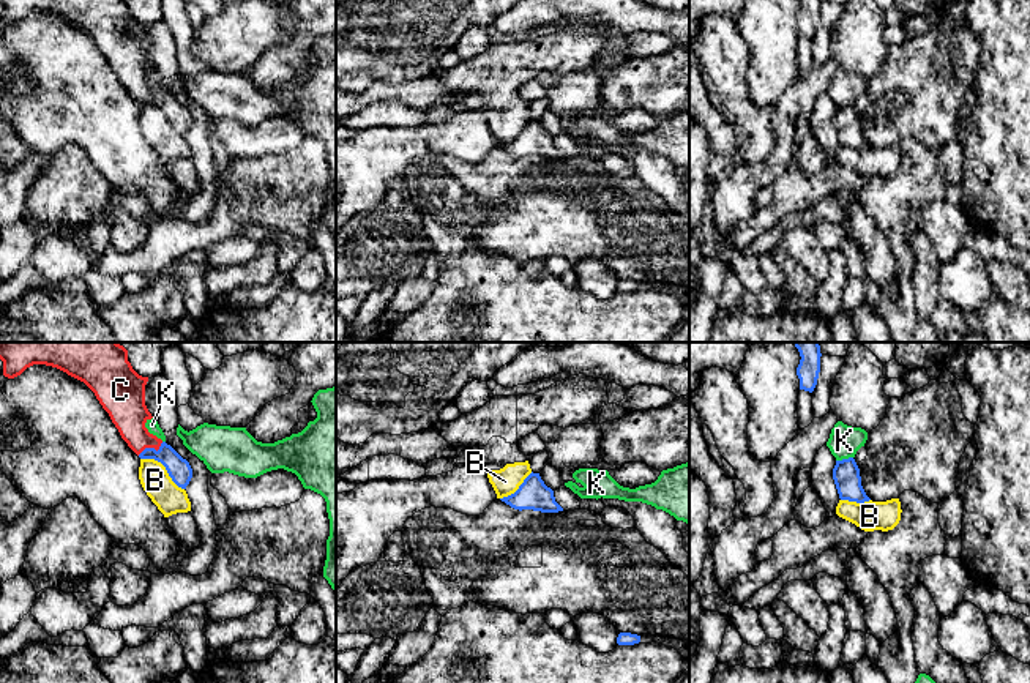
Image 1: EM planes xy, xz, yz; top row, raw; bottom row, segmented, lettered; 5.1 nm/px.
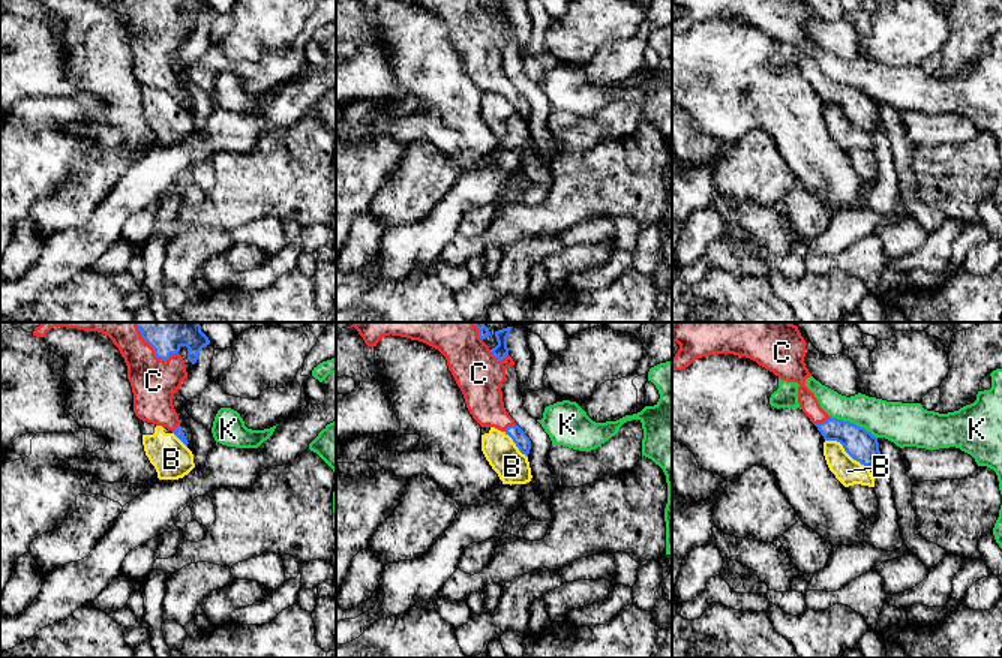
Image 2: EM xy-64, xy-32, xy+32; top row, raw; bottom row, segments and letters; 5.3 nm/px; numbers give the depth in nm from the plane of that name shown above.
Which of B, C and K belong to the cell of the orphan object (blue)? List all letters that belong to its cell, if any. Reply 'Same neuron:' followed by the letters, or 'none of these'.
Same neuron: C

